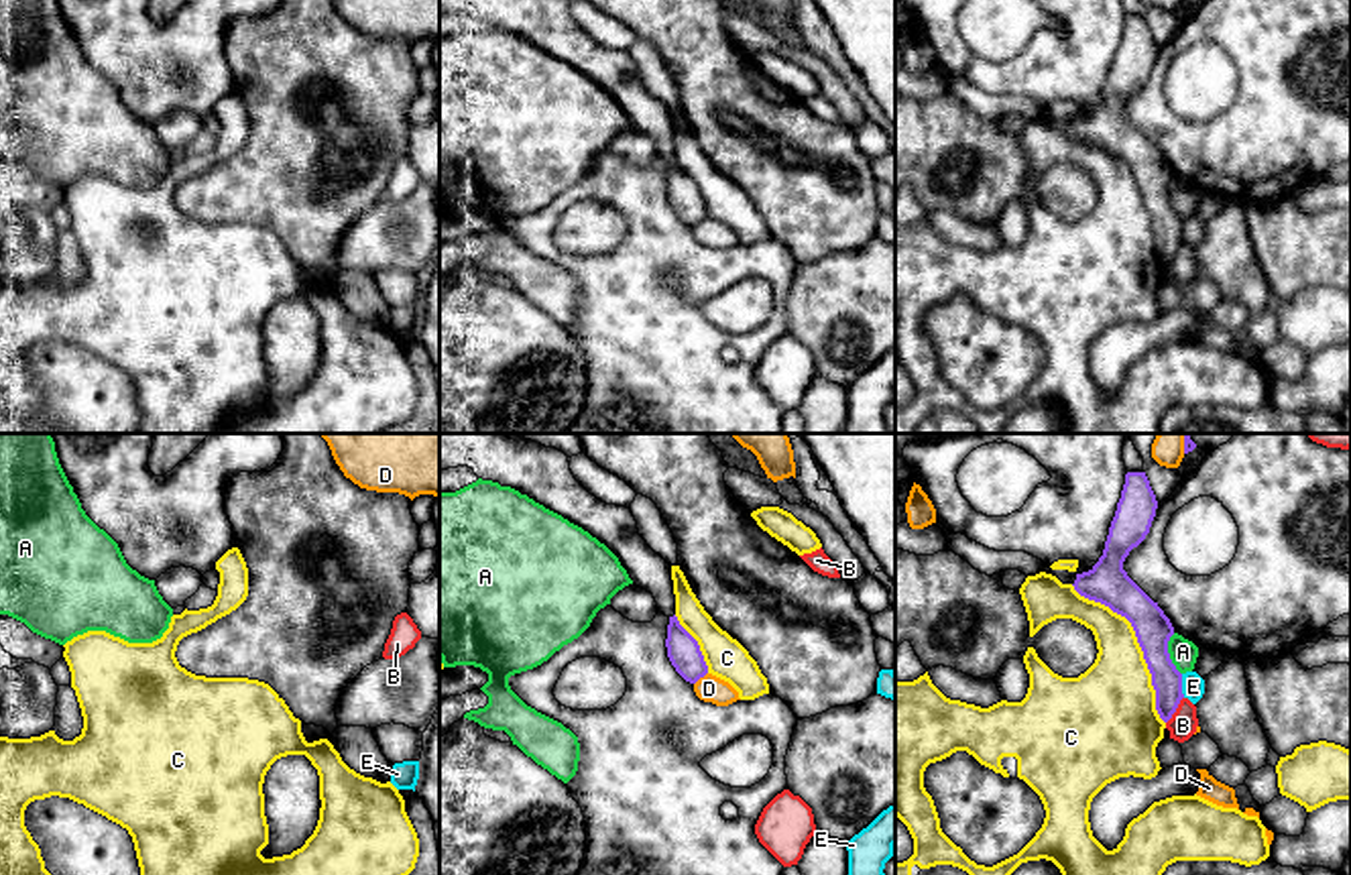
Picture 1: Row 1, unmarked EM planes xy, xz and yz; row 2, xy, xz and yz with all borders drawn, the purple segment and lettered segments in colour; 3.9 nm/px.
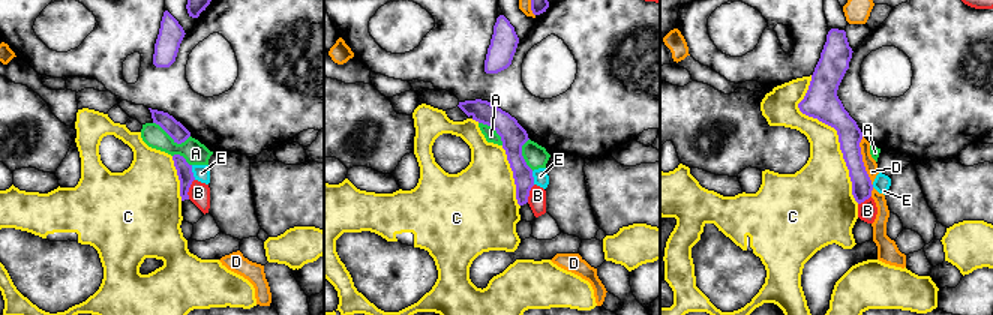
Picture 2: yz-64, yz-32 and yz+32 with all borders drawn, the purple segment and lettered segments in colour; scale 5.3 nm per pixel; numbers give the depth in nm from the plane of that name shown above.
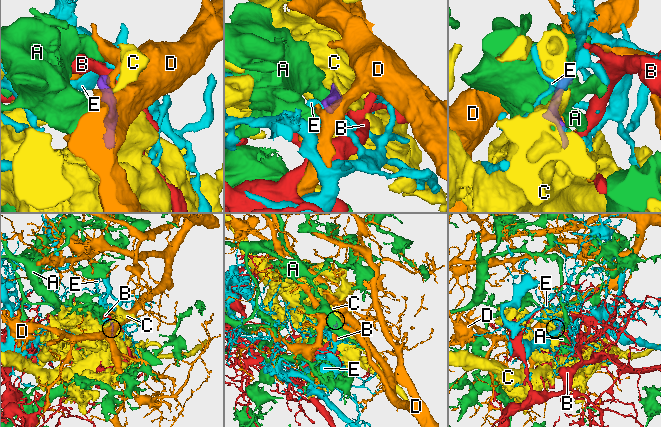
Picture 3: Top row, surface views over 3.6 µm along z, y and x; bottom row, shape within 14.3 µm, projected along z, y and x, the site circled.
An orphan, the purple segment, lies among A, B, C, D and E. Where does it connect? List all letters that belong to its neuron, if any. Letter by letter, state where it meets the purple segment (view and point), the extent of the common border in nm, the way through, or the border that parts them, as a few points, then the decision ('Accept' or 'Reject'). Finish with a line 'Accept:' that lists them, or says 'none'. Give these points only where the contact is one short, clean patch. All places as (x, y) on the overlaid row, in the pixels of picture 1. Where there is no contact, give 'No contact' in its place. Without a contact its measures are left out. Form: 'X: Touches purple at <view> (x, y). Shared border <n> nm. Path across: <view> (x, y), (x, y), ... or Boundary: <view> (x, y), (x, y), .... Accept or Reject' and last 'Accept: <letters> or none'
A: Touches purple at yz (1168, 654). Shared border 170 nm. Boundary: yz (1172, 633), (1168, 658), (1181, 674). Reject
B: Touches purple at yz (1175, 711). Shared border 130 nm. Boundary: yz (1183, 696), (1166, 723). Reject
C: Touches purple at yz (1138, 642). Shared border 650 nm. Reject
D: Touches purple at xz (700, 676). Shared border 80 nm. Reject
E: Touches purple at yz (1181, 686). Shared border 100 nm. Boundary: yz (1181, 674), (1181, 692), (1185, 696). Reject
Accept: none

